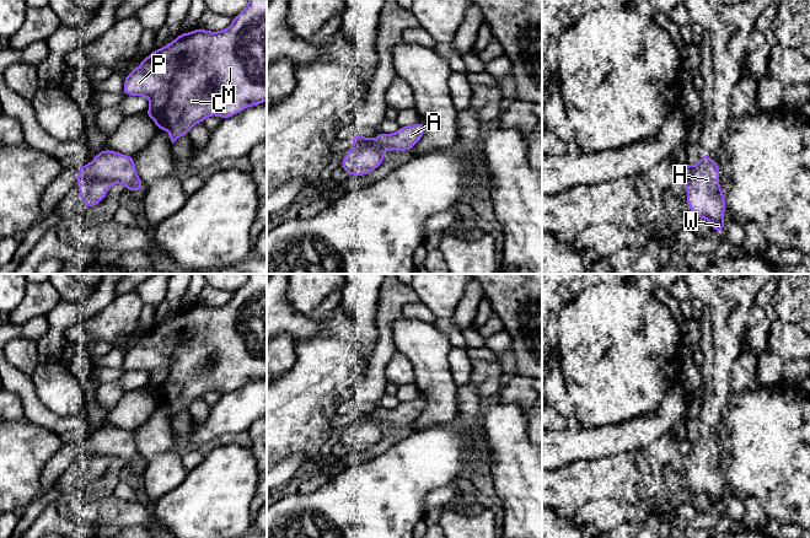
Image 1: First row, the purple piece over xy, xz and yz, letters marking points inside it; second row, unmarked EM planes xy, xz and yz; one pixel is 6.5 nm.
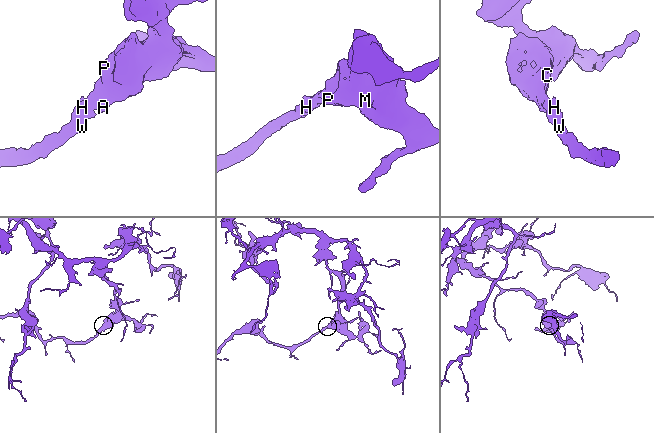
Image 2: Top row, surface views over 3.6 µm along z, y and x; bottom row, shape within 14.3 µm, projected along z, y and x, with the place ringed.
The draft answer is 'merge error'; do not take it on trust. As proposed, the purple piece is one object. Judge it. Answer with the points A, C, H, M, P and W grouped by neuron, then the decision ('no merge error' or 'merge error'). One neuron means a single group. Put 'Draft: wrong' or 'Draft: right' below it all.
groups A C M P / H W; merge error
Draft: right

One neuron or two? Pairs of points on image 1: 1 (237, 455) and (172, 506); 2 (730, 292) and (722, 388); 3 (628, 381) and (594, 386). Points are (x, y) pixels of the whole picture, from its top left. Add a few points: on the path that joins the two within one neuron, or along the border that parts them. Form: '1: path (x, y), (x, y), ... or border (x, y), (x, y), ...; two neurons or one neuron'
1: path (221, 471), (188, 504); one neuron
2: path (724, 316), (722, 327), (722, 365); one neuron
3: path (620, 381), (602, 381); one neuron

